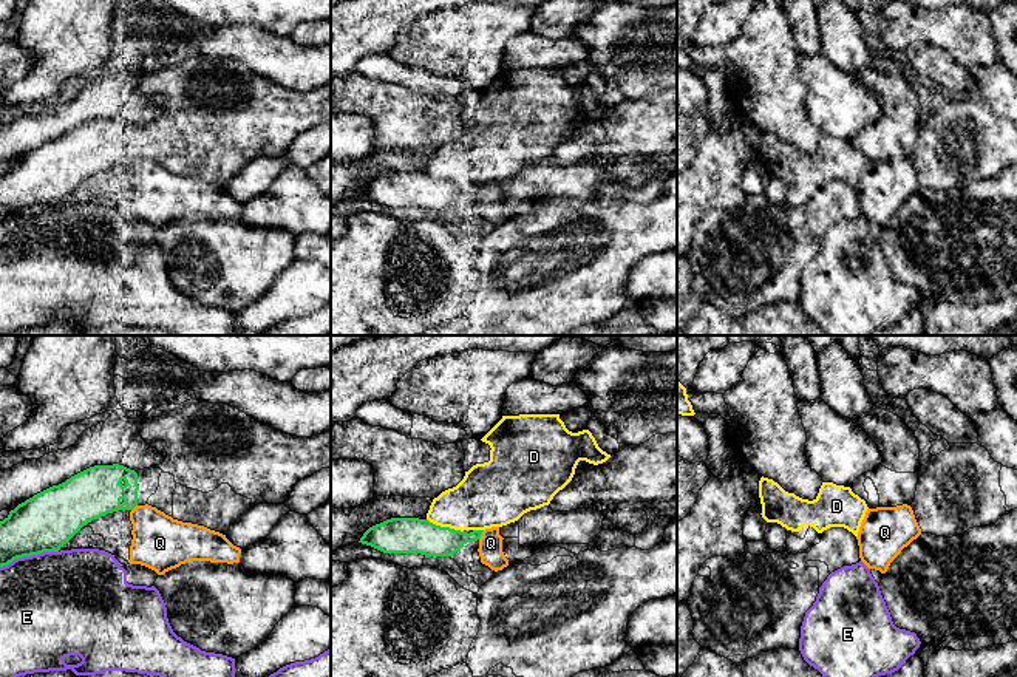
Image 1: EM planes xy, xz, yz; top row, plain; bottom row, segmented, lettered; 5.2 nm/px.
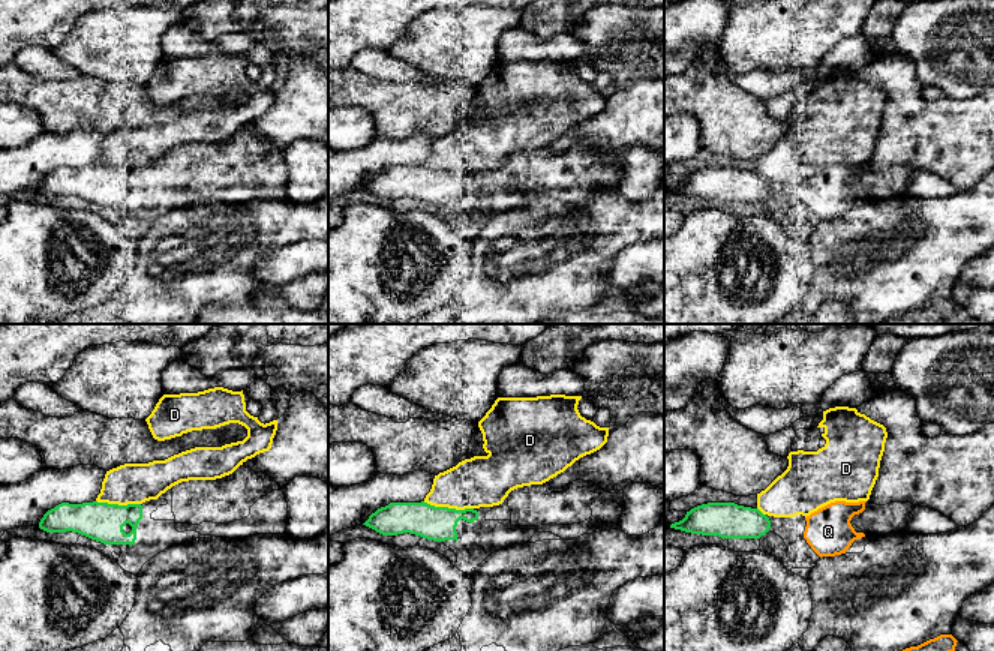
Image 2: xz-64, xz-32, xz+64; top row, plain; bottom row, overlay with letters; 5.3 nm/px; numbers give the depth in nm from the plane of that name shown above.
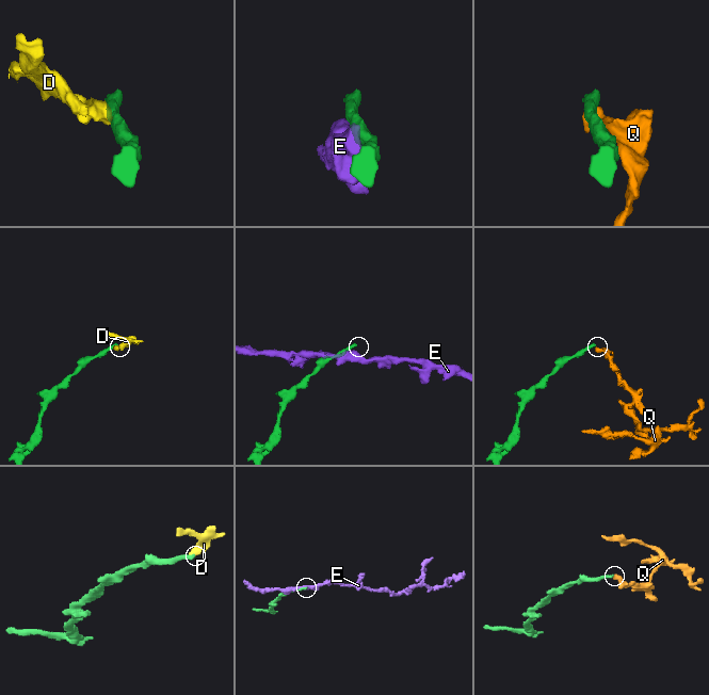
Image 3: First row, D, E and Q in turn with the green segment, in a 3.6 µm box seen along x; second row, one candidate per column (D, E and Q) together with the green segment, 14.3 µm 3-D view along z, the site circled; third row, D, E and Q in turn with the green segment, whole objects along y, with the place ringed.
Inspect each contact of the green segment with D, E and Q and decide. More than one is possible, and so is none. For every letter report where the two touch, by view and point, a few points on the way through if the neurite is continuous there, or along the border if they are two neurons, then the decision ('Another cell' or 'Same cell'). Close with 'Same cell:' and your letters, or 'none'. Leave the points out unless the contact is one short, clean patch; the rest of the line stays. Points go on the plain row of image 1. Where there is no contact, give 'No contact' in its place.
D: Touches green at xz (445, 181). Another cell
E: Touches green at xy (28, 209). Another cell
Q: Touches green at xz (481, 187). Another cell
Same cell: none

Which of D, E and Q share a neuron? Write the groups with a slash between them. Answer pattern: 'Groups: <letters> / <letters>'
Groups: D / E / Q

